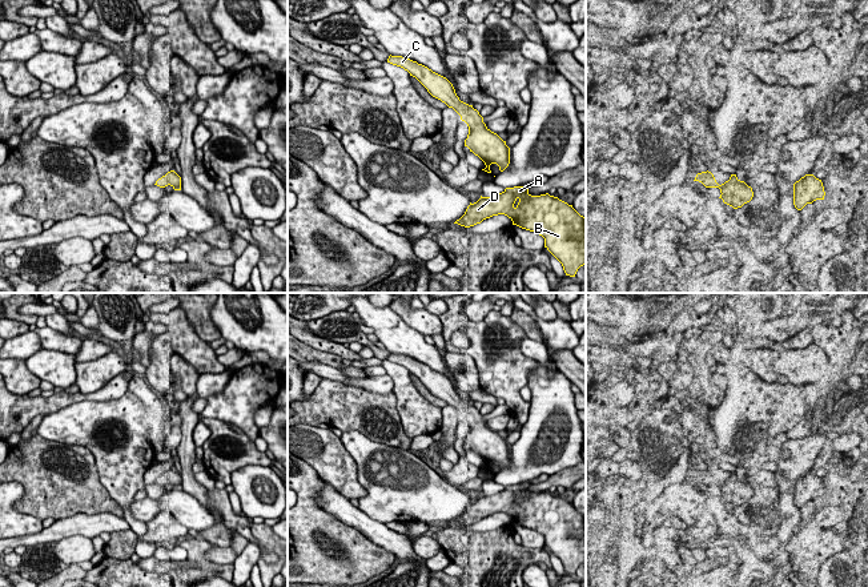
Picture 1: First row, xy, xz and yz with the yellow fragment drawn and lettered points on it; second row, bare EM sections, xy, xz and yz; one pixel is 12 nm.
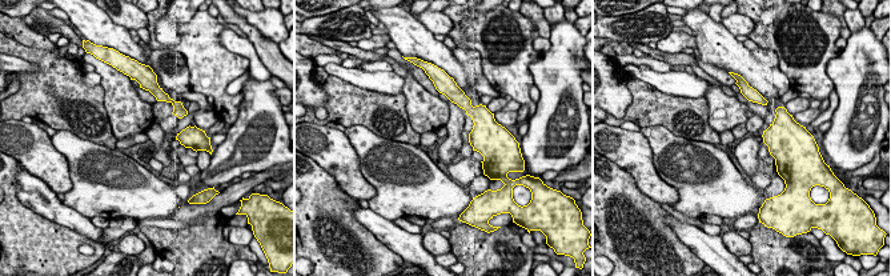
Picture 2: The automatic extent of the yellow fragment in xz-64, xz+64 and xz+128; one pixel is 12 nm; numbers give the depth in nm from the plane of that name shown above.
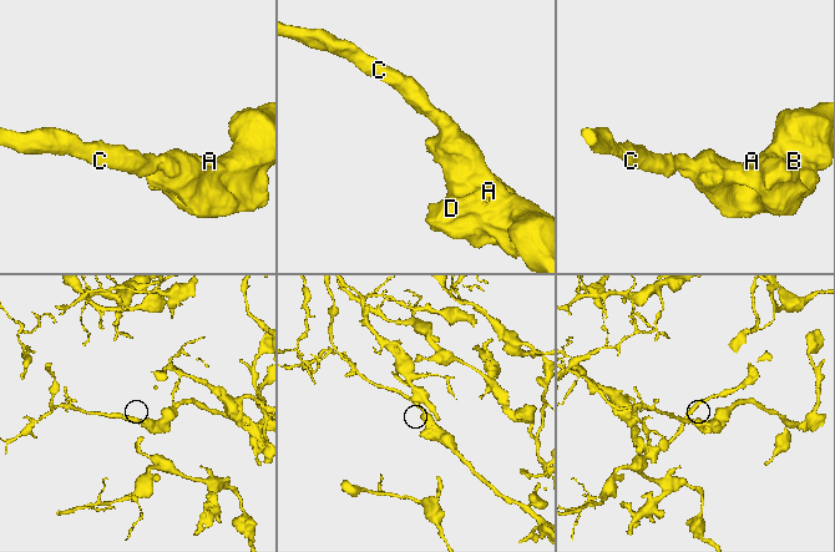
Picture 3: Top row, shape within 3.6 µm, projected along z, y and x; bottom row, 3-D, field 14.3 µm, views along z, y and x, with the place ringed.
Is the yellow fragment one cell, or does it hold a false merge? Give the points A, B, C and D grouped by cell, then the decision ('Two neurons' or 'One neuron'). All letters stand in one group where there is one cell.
Groups: A B C D. One neuron

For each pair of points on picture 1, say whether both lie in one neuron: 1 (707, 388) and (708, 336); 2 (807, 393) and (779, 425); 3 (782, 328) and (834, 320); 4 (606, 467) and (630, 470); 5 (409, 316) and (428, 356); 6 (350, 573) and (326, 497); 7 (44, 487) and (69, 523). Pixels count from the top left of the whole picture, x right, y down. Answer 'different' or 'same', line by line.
1: same
2: same
3: same
4: same
5: different
6: different
7: different

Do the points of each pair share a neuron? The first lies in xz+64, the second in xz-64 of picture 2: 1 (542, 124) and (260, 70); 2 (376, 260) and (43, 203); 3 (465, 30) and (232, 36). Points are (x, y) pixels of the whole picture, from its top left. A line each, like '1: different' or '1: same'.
1: different
2: different
3: different

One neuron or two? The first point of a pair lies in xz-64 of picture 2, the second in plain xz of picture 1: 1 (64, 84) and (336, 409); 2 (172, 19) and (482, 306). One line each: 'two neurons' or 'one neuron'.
1: one neuron
2: one neuron

